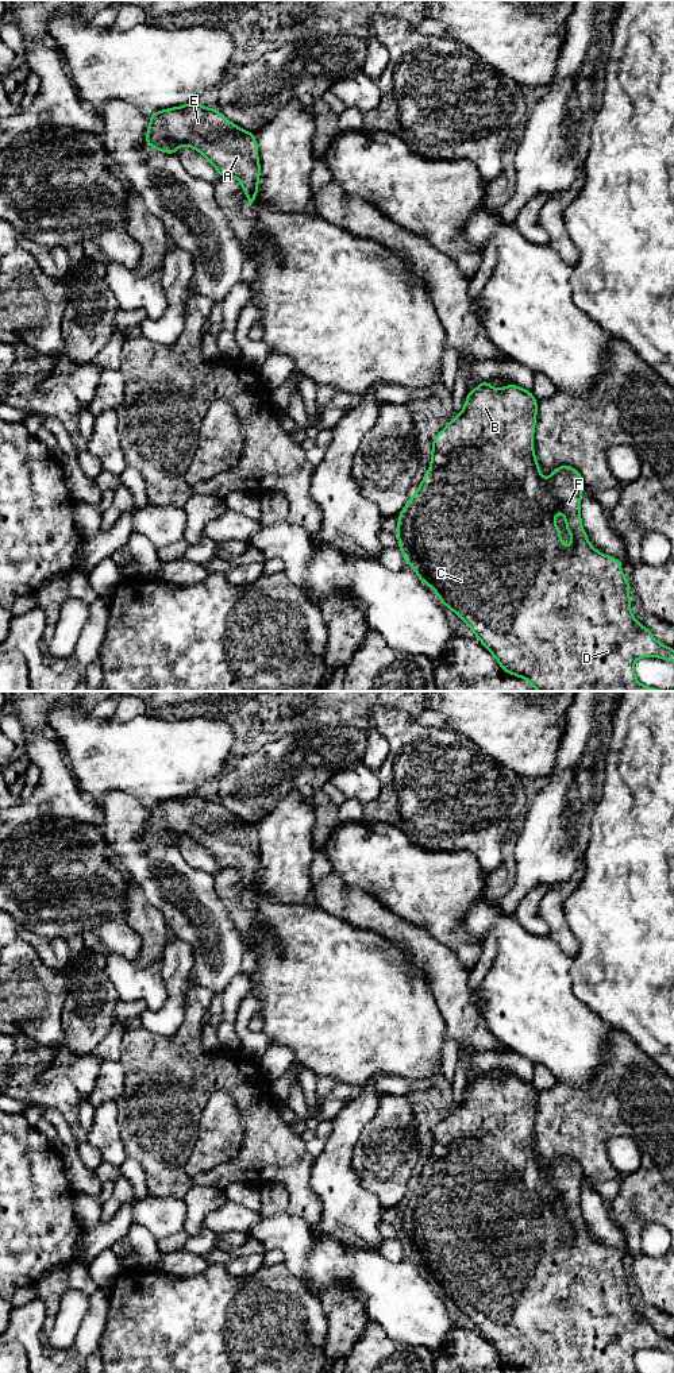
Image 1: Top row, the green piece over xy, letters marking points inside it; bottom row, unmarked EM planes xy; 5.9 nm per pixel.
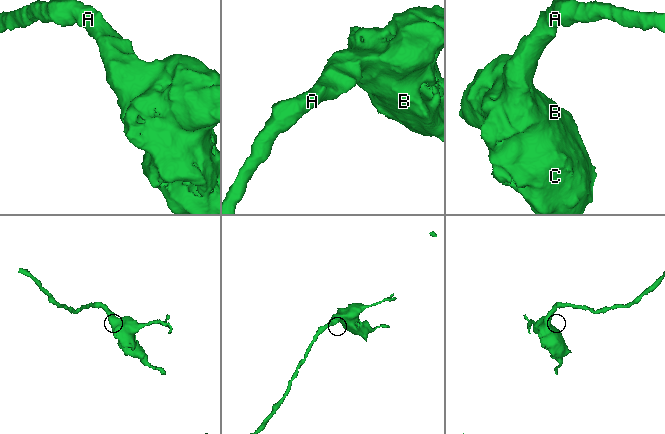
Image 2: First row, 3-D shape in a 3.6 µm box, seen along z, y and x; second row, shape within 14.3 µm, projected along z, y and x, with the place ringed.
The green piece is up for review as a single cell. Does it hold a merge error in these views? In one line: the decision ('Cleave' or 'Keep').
Keep

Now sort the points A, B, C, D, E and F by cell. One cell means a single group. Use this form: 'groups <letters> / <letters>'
groups A B C D E F

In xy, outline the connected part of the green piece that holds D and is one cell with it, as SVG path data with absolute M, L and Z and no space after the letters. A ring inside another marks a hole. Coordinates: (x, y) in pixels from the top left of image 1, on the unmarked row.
M489 1072L479 1073L477 1079L466 1085L465 1100L432 1131L431 1157L425 1162L420 1177L403 1202L397 1206L398 1241L404 1254L412 1257L419 1270L428 1276L439 1288L440 1293L451 1300L470 1320L481 1335L489 1342L501 1361L509 1366L523 1369L528 1373L638 1373L633 1354L640 1349L659 1349L674 1354L674 1339L659 1334L652 1324L638 1314L631 1304L629 1272L624 1268L621 1253L594 1241L581 1212L581 1188L584 1170L579 1162L571 1157L558 1157L548 1170L540 1166L540 1158L534 1142L534 1123L536 1116L538 1092L532 1083L508 1075L497 1081ZM555 1202L563 1204L566 1219L571 1226L571 1238L565 1239L561 1233L561 1222L555 1218Z

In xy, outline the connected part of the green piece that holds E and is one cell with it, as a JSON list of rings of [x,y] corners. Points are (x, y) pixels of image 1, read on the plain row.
[[[197,792],[153,803],[149,809],[147,837],[174,846],[178,837],[190,837],[213,856],[219,868],[238,869],[251,896],[261,867],[254,825],[227,811],[219,801]]]

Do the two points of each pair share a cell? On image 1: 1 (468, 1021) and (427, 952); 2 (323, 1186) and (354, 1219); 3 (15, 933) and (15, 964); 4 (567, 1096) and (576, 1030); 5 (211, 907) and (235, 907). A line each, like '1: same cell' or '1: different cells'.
1: same cell
2: same cell
3: different cells
4: different cells
5: different cells

